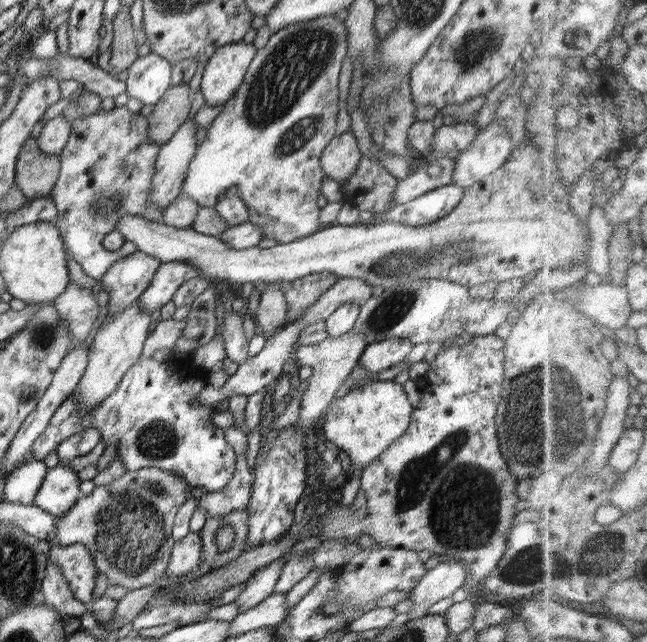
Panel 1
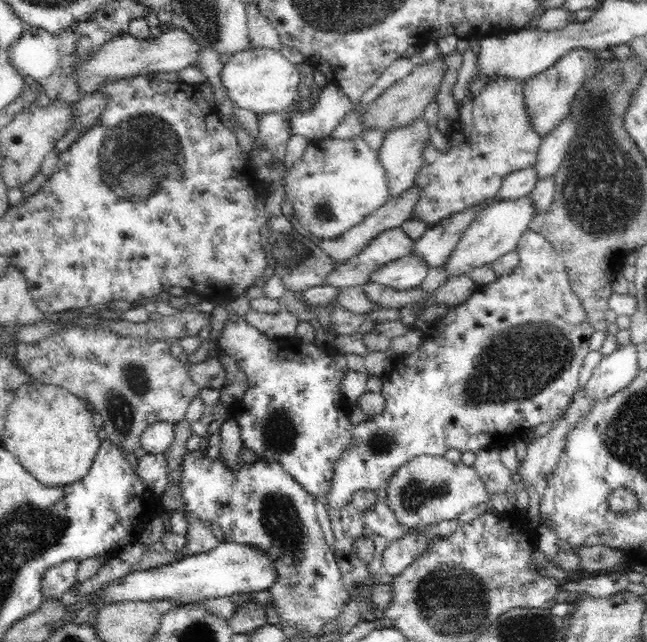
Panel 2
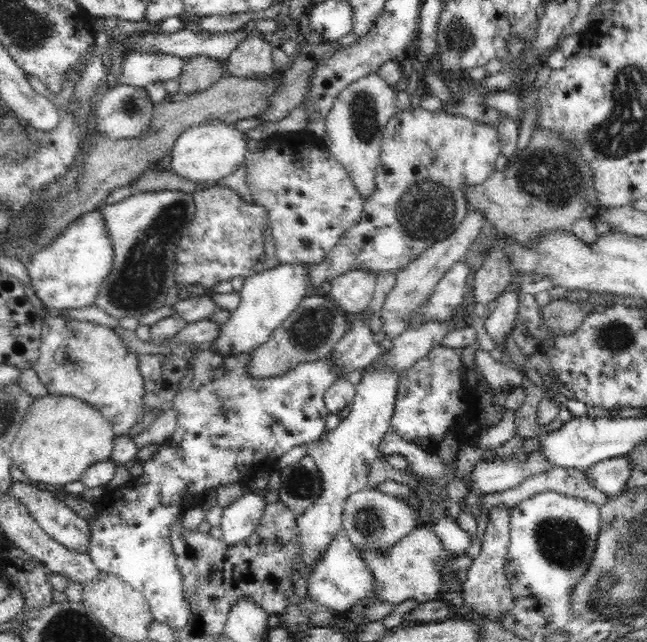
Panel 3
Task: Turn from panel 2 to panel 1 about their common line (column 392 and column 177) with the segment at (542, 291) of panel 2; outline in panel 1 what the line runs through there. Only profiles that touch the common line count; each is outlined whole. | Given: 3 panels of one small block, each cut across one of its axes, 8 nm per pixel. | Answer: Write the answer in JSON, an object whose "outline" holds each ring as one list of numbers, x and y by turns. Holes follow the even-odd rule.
{"outline":[[141,356,126,371,118,388,85,417,79,415,79,402,74,400,74,395,61,402,53,412,48,426,35,438,29,451,15,465,9,466,4,475,9,476,25,462,43,461,73,434,87,428,97,428,106,447,116,444,117,456,126,470,132,472,149,466,160,467,176,473,191,487,218,492,233,477,237,455,232,445,226,441,223,429,212,423,211,414,216,408,194,400,200,390,207,386,204,384,207,377,207,371,195,365,191,357,182,361,174,370,166,362]]}

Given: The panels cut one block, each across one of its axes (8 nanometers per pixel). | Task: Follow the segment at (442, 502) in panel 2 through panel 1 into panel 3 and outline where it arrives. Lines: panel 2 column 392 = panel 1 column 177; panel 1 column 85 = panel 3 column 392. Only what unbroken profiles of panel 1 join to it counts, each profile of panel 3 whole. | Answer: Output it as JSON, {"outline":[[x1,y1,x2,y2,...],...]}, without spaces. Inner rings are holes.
{"outline":[[367,487,344,502,342,521,343,530,358,552,386,551,417,528,415,512,405,500]]}

